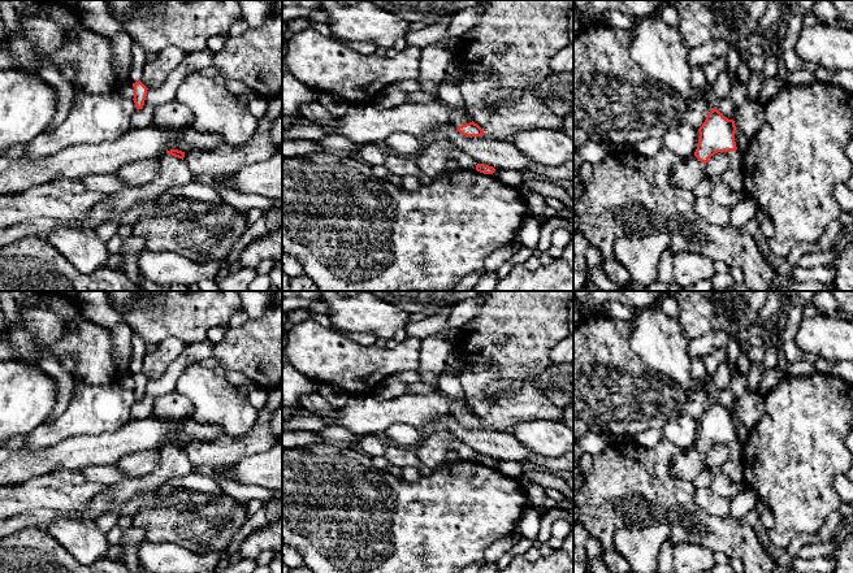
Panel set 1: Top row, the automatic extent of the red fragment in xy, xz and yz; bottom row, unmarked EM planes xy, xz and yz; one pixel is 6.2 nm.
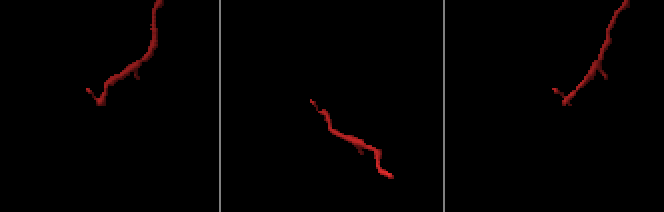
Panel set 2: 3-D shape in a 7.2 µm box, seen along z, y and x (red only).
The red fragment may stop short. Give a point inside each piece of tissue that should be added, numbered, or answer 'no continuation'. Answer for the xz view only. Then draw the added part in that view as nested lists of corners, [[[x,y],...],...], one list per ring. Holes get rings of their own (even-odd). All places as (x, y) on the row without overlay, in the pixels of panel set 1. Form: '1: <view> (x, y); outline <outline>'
1: xz (449, 383); outline [[[446,366],[441,373],[441,378],[437,381],[437,391],[443,392],[453,399],[451,416],[459,418],[462,416],[472,413],[472,407],[466,405],[460,399],[466,396],[460,383],[460,378],[456,376],[456,368]]]

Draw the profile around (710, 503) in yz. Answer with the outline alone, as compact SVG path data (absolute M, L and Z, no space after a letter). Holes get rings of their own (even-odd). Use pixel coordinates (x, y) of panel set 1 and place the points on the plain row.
M710 487L696 489L693 499L702 512L718 518L729 517L731 500L716 495Z

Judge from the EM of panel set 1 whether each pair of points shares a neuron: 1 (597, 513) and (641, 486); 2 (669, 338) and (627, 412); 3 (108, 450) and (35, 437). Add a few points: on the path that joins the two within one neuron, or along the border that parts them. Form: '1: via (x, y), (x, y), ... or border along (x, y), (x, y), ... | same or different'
1: via (607, 503), (624, 486), (631, 486) | same
2: border along (629, 346), (644, 363), (671, 377), (678, 383) | different
3: border along (90, 434), (70, 435), (52, 446), (30, 448) | different

